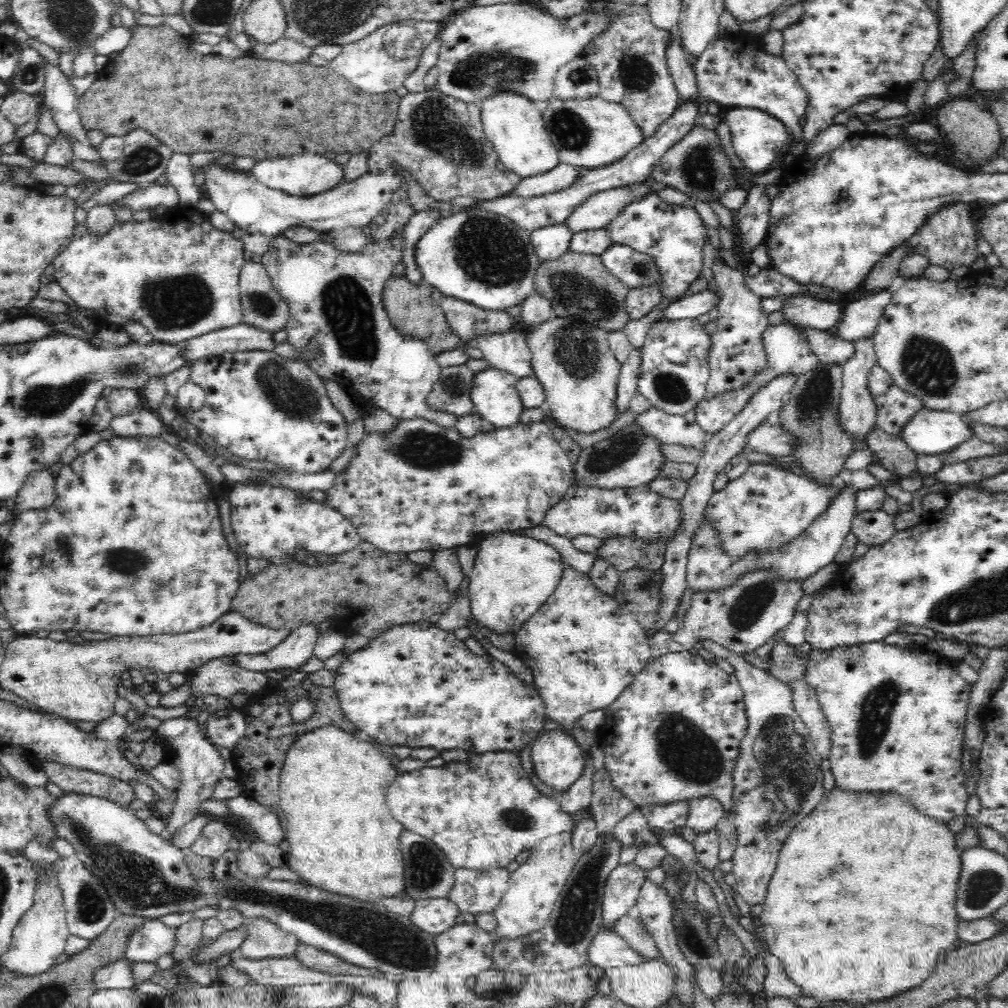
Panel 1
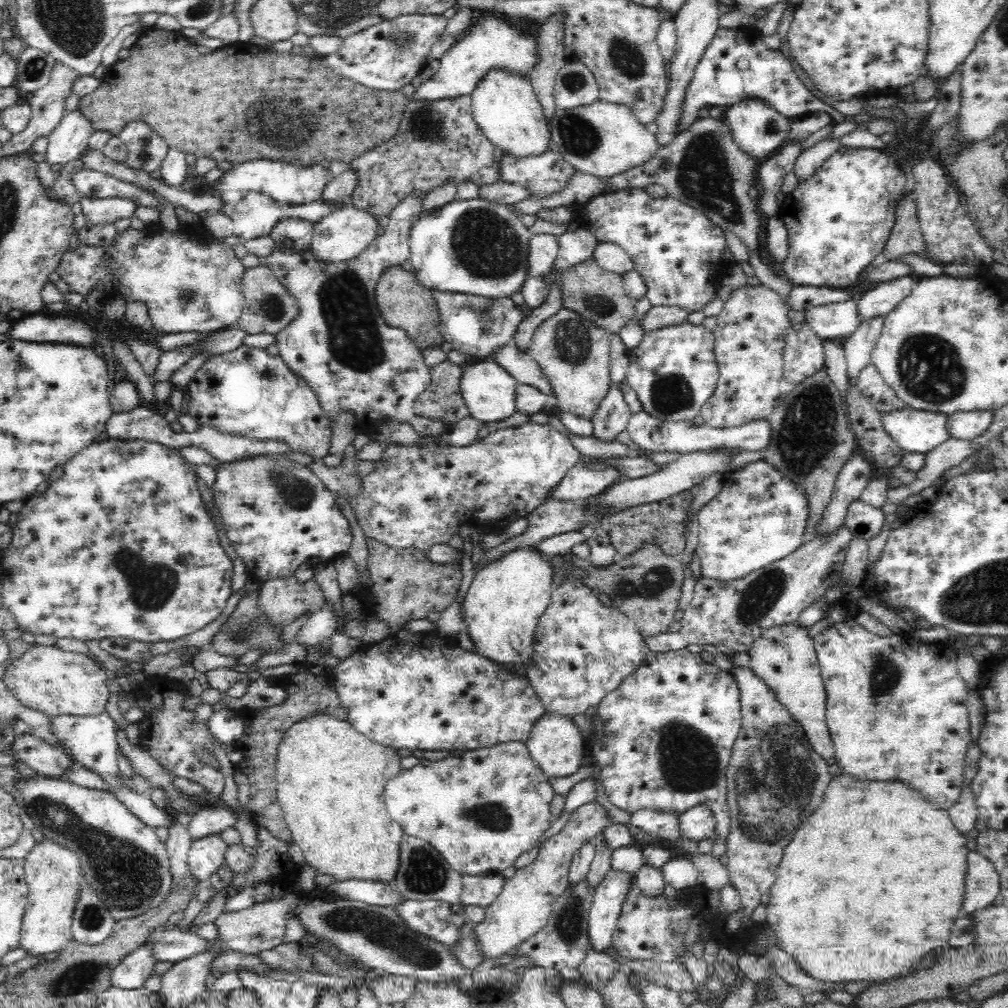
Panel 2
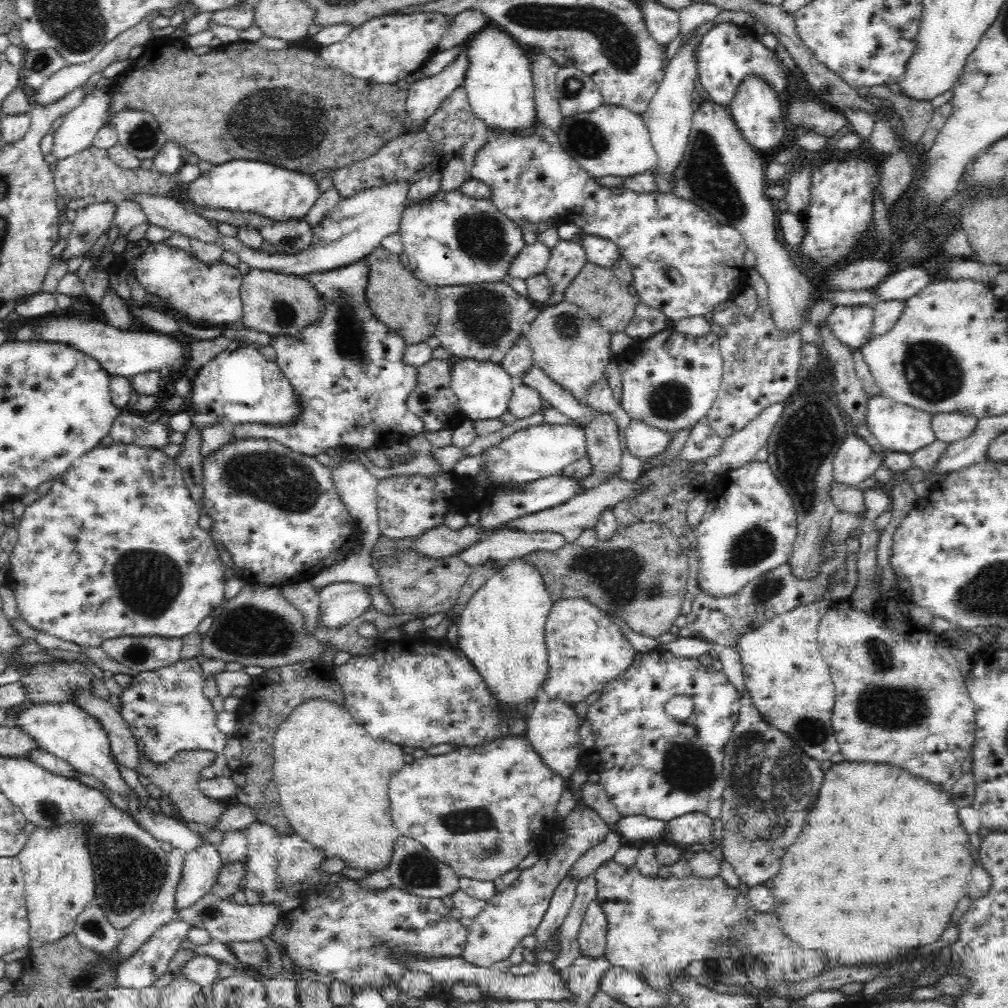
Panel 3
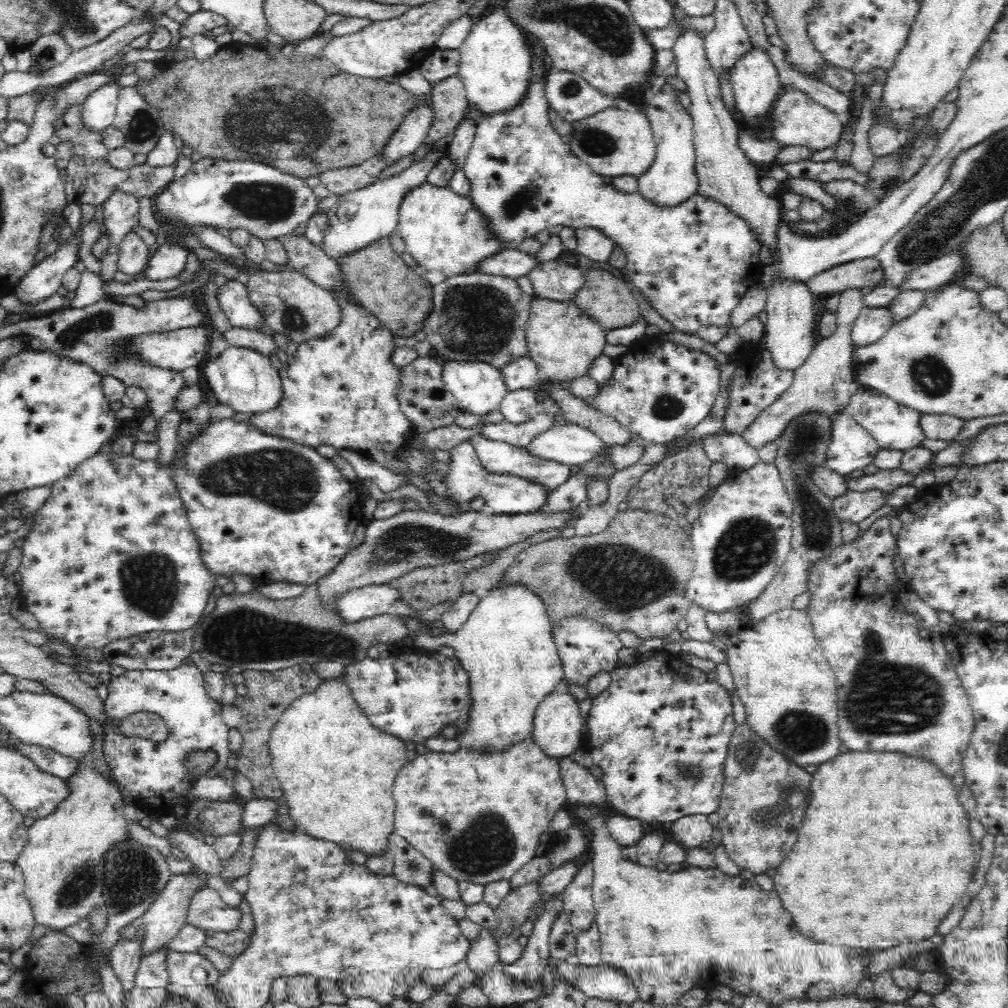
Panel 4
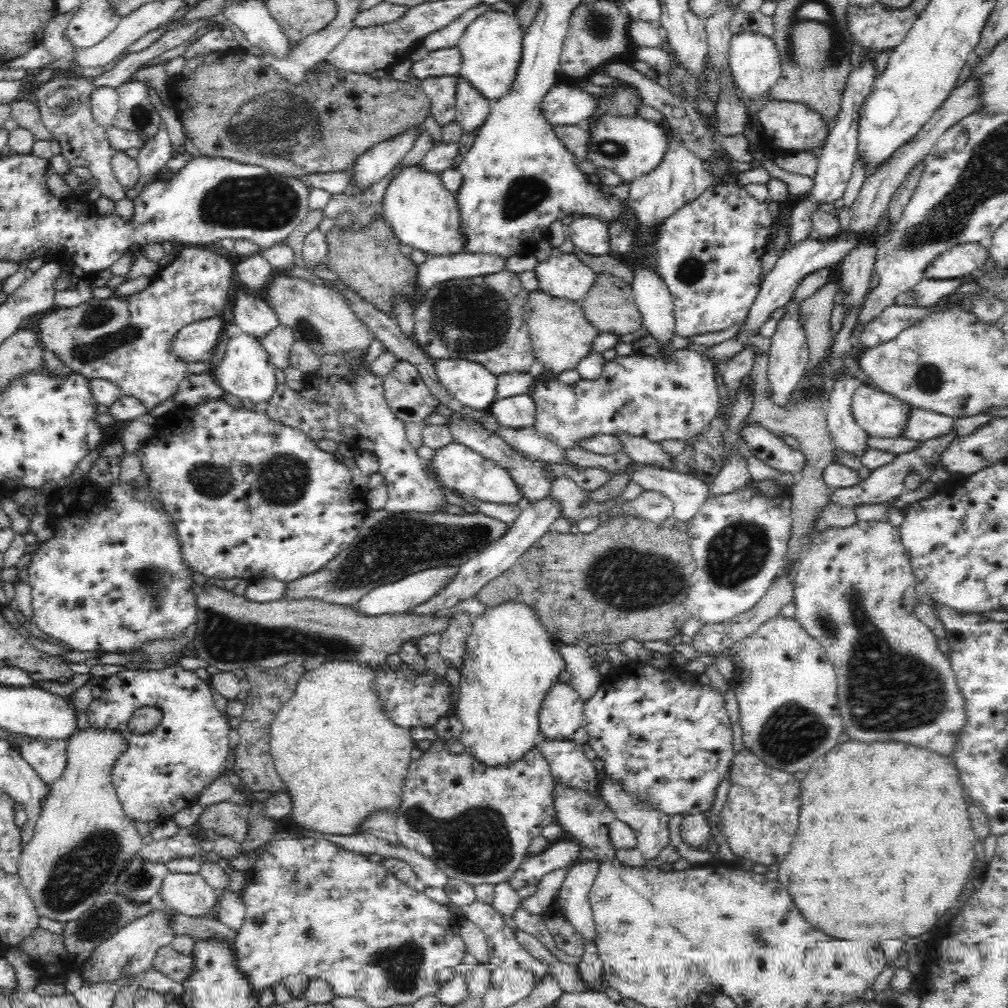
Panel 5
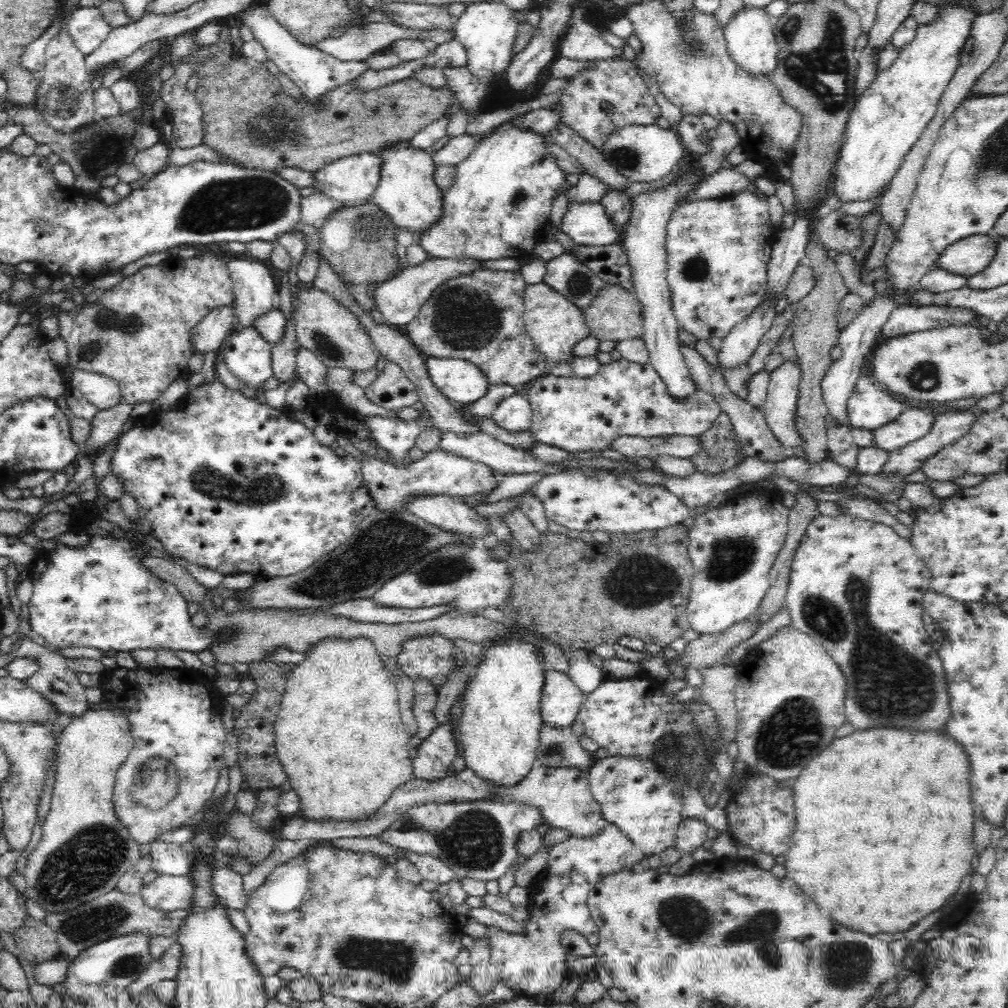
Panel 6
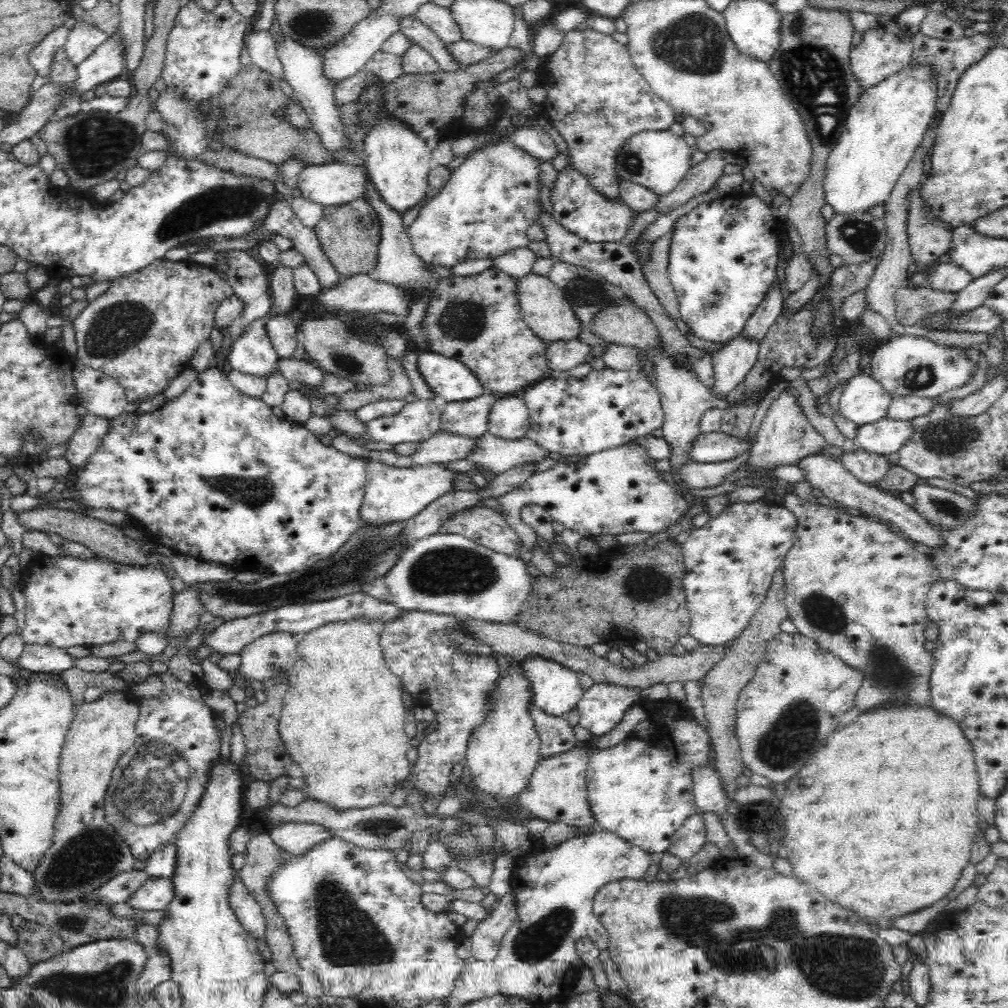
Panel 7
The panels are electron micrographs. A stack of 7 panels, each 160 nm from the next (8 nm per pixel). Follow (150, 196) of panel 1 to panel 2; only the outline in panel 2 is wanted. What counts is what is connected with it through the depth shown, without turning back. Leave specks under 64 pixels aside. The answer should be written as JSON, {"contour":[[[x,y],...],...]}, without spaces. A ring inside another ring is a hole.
{"contour":[[[86,198],[80,199],[86,224],[106,226],[114,224],[120,218],[130,218],[136,203],[130,198]]]}

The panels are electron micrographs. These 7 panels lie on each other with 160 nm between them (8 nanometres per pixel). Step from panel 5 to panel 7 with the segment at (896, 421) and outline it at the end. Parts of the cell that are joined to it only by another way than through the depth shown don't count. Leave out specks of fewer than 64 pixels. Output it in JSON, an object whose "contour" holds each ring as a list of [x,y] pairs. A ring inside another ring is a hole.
{"contour":[[[866,369],[848,380],[843,388],[838,411],[854,425],[871,424],[882,419],[893,398],[874,378],[869,376]]]}

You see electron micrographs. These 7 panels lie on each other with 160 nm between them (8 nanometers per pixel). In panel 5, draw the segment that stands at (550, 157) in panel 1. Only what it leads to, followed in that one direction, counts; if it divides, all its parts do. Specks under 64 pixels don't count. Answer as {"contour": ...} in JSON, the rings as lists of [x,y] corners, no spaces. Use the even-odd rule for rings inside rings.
{"contour":[[[493,9],[482,12],[480,17],[468,24],[457,44],[462,57],[459,75],[490,102],[497,101],[508,92],[514,80],[520,62],[523,34],[514,13],[508,14]]]}

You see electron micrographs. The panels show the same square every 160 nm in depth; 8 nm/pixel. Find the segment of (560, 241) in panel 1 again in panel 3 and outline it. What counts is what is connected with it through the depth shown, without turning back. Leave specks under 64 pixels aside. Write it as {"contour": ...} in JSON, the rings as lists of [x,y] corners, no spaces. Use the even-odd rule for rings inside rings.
{"contour":[[[537,240],[530,246],[524,245],[524,248],[510,260],[510,266],[506,272],[507,279],[526,280],[536,274],[542,274],[547,267],[550,252],[551,250],[542,241]]]}

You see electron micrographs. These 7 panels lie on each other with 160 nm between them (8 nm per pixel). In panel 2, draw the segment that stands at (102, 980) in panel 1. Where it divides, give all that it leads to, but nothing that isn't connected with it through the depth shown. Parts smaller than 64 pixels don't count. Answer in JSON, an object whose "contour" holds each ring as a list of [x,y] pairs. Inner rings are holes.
{"contour":[[[146,942],[127,954],[112,971],[112,985],[124,990],[142,988],[158,962],[151,944]]]}

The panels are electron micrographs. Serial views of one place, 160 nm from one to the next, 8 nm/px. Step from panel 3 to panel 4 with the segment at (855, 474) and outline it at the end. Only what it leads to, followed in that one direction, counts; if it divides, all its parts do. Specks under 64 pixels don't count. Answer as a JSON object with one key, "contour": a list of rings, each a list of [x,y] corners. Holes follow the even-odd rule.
{"contour":[[[846,409],[838,410],[838,416],[831,417],[831,442],[824,462],[830,470],[842,476],[868,466],[879,450],[876,440],[856,423]]]}

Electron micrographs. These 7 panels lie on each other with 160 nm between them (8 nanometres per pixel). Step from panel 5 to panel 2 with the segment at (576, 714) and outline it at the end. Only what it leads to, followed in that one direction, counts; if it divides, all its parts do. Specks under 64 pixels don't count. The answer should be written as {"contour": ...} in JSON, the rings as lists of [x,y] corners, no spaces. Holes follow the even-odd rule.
{"contour":[[[544,712],[534,722],[534,726],[532,726],[532,730],[525,741],[531,757],[548,777],[574,774],[582,766],[584,744],[582,733],[571,717],[562,716],[555,712]]]}

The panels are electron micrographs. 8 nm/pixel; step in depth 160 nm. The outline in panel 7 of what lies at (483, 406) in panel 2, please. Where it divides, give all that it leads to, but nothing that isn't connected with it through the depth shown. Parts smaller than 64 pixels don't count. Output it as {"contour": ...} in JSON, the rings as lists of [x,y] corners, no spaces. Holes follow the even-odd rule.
{"contour":[[[428,351],[414,355],[418,371],[441,403],[463,402],[486,391],[476,376],[458,360]]]}

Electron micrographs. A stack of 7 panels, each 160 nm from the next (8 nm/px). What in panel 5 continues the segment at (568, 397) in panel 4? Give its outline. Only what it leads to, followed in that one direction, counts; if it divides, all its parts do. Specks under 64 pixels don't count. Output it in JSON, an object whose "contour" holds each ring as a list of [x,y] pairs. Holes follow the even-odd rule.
{"contour":[[[617,434],[624,452],[633,462],[641,465],[652,465],[664,470],[672,470],[673,457],[664,452],[659,443],[649,442],[644,438]]]}

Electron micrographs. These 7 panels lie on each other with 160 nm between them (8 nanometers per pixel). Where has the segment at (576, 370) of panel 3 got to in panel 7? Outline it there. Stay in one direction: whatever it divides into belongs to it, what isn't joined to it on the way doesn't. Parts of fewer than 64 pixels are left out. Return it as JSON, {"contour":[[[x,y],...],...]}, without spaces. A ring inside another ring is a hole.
{"contour":[[[530,272],[530,274],[516,279],[516,294],[522,318],[538,338],[546,343],[576,339],[578,332],[580,332],[580,321],[574,315],[564,291],[556,286],[550,277]]]}

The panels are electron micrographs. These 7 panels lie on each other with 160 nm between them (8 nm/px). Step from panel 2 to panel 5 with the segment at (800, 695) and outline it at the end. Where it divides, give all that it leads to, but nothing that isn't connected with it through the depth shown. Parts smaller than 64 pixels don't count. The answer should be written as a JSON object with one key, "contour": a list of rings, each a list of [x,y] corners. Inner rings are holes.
{"contour":[[[778,615],[768,619],[756,632],[743,639],[726,652],[734,665],[730,685],[739,707],[738,724],[742,729],[743,747],[770,768],[792,774],[810,770],[818,756],[830,752],[840,743],[840,736],[845,736],[836,696],[837,674],[832,661],[815,638],[792,617]]]}

